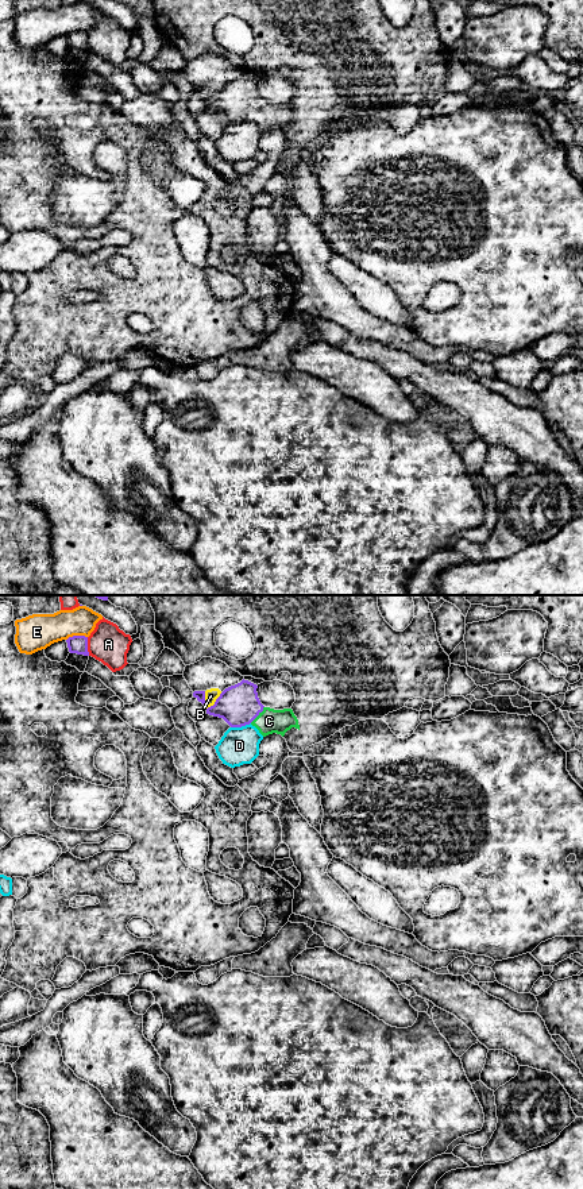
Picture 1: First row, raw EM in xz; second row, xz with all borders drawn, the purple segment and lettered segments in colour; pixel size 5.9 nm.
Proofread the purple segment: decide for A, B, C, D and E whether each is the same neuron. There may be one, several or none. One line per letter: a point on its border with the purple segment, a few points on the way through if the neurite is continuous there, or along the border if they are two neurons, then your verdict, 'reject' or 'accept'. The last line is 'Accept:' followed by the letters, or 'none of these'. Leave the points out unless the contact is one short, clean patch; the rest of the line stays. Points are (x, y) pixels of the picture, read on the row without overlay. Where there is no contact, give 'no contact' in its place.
A: meets purple in xz at (87, 42); reject
B: meets purple in xz at (215, 97); reject
C: meets purple in xz at (258, 109); runs through xz (238, 100), (258, 109), (269, 116); accept
D: meets purple in xz at (240, 122); reject
E: meets purple in xz at (76, 31); reject
Accept: C

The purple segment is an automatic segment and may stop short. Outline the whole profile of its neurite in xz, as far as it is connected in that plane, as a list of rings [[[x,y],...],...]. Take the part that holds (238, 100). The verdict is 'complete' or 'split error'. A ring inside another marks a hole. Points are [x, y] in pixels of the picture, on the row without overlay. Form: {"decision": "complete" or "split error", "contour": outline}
{"decision": "split error", "contour": [[[243,74],[225,84],[215,100],[206,104],[206,109],[223,113],[231,123],[251,119],[263,132],[273,128],[283,132],[292,123],[300,126],[298,115],[292,104],[265,103],[258,93],[256,84],[256,80]]]}

